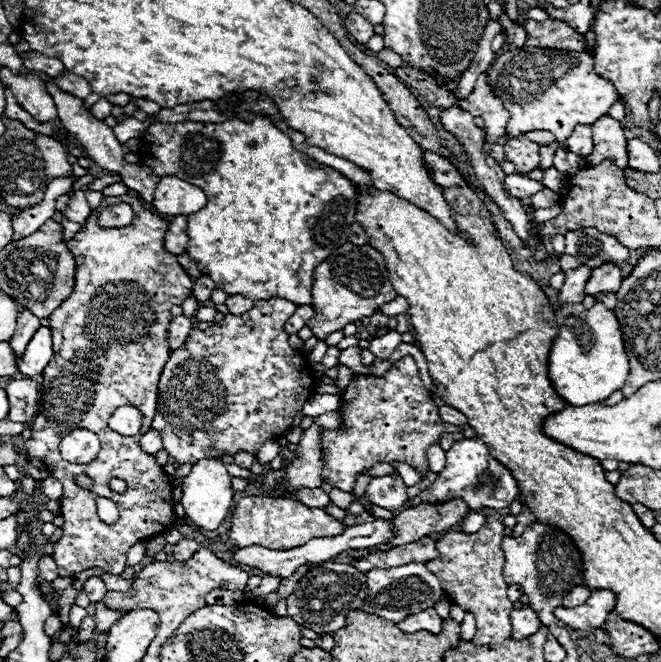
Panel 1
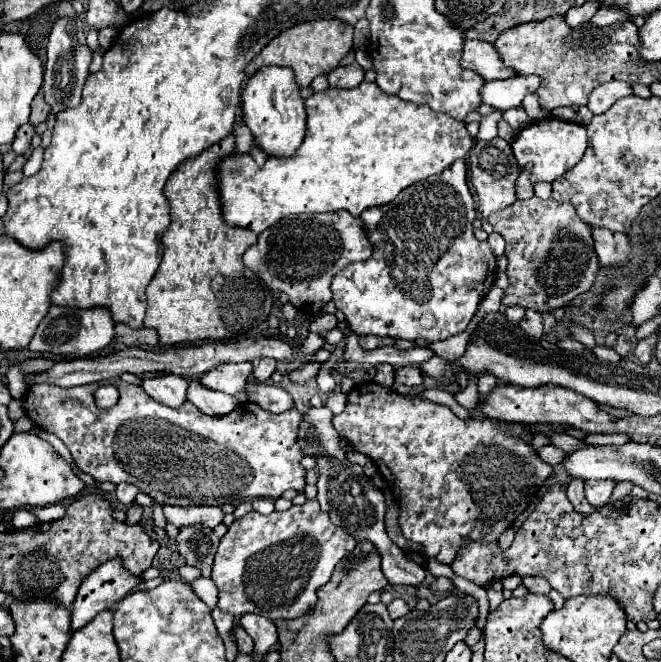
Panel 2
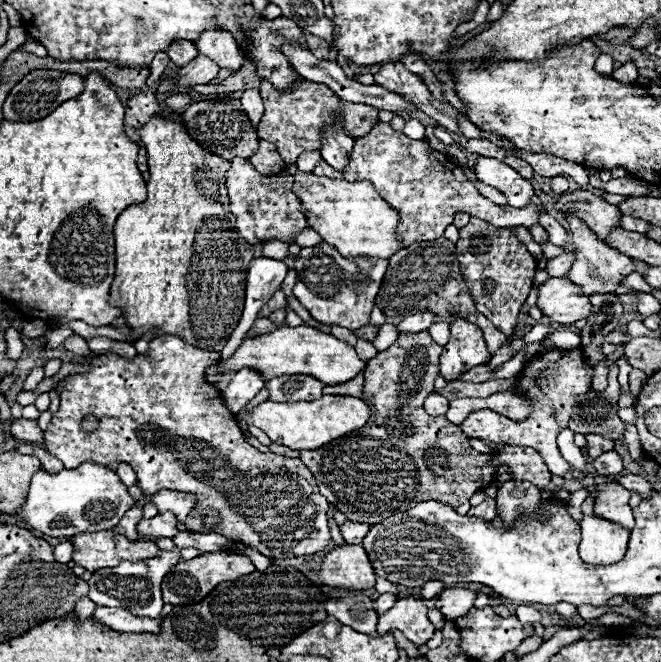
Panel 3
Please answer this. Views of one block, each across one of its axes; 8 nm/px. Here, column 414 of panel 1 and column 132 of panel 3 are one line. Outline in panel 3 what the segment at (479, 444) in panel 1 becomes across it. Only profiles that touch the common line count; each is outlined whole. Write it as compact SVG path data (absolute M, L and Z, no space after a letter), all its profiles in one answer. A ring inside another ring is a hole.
M84 462L84 466L72 470L64 468L58 474L48 474L44 470L36 472L18 518L24 518L30 528L40 530L42 534L60 538L80 532L112 530L132 504L136 504L136 500L128 494L128 488L114 470L96 466L96 462Z

